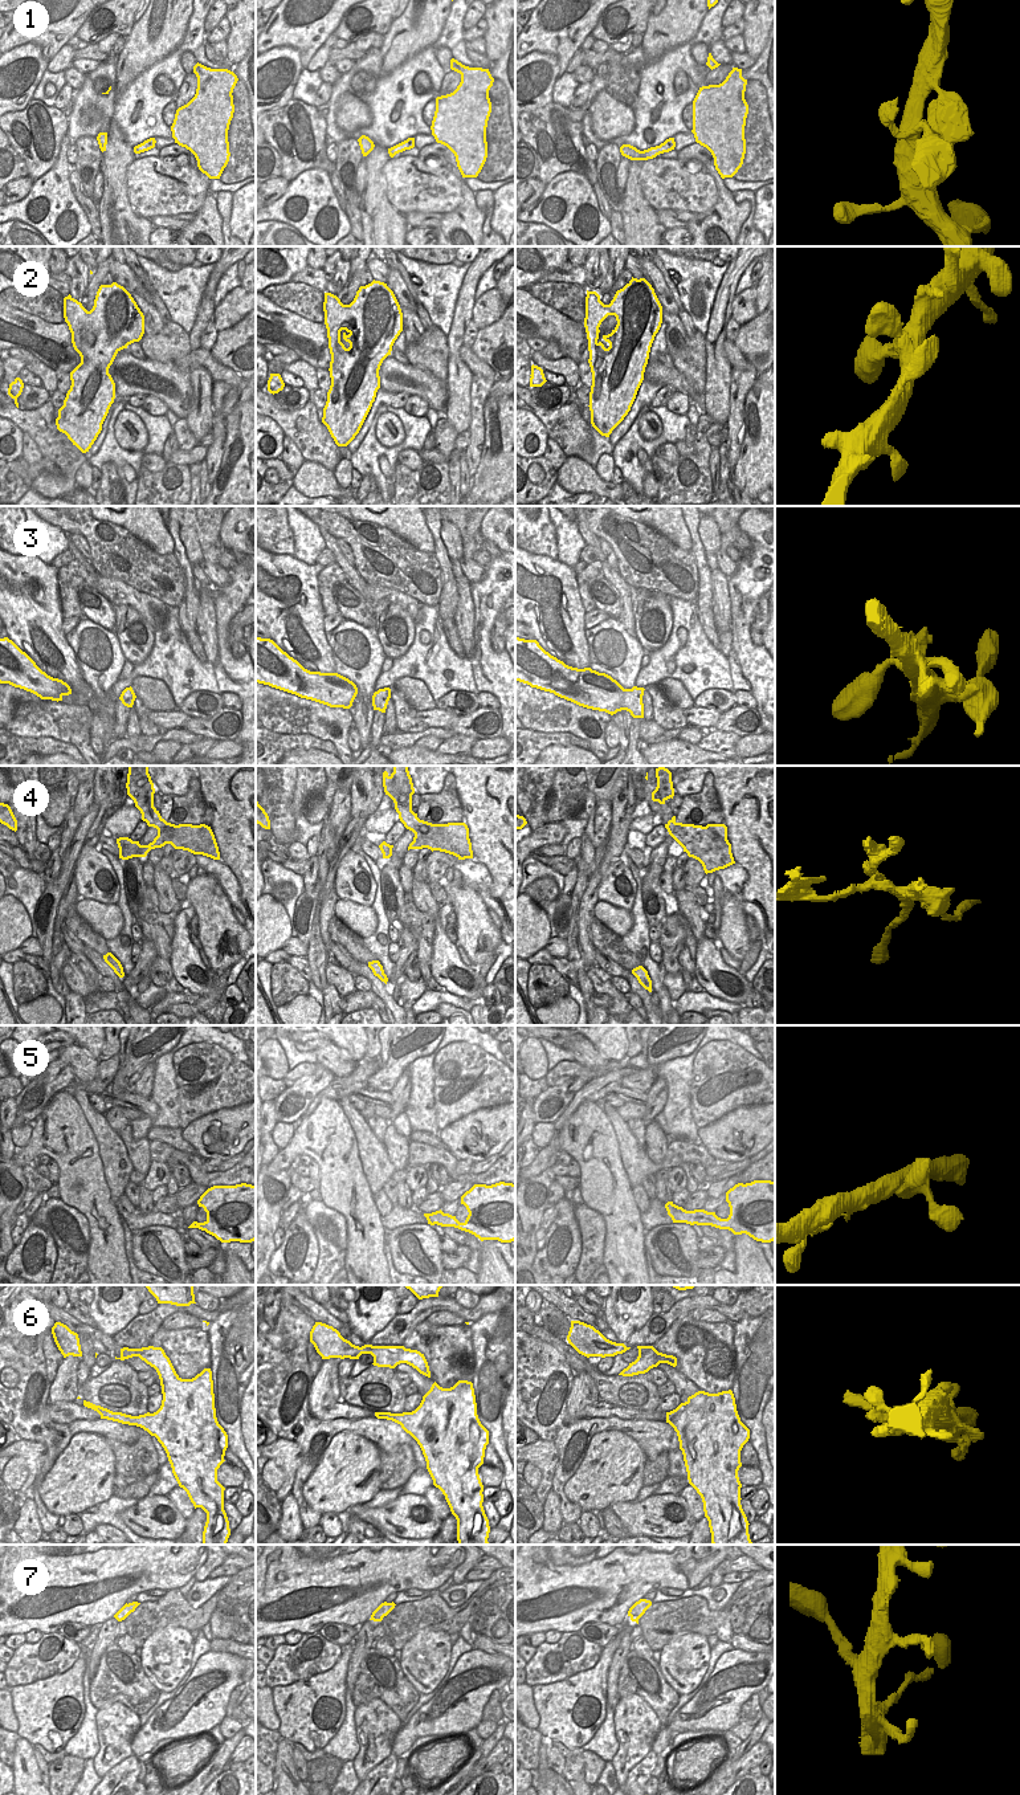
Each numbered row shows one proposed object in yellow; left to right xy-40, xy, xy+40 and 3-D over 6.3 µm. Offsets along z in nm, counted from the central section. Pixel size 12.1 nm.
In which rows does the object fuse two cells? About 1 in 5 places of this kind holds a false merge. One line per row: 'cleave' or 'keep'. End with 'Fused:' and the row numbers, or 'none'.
1: keep
2: keep
3: keep
4: cleave
5: keep
6: keep
7: keep
Fused: 4

